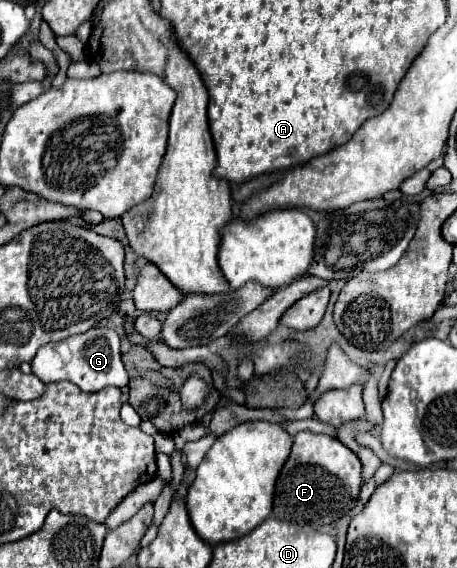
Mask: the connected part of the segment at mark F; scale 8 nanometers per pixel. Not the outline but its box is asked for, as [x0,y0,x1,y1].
[273,432,361,524]

